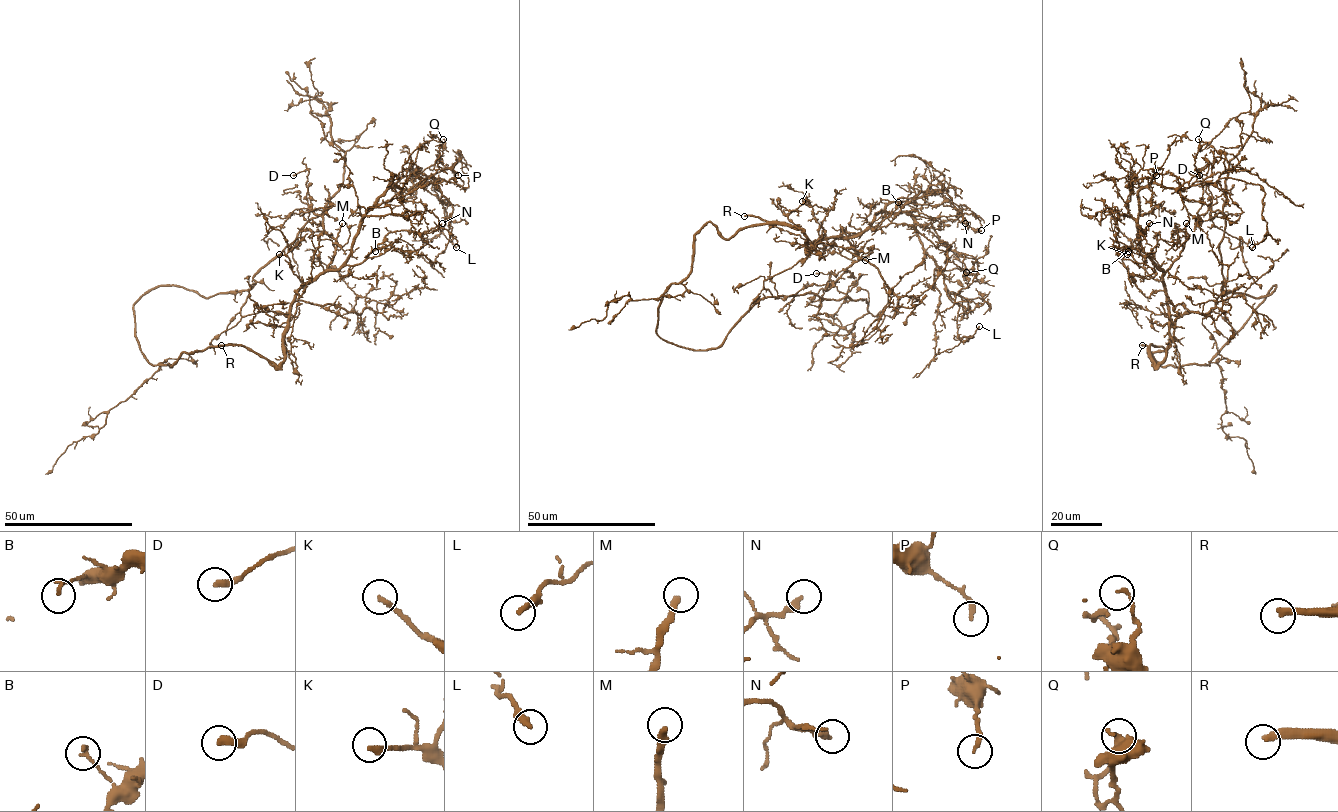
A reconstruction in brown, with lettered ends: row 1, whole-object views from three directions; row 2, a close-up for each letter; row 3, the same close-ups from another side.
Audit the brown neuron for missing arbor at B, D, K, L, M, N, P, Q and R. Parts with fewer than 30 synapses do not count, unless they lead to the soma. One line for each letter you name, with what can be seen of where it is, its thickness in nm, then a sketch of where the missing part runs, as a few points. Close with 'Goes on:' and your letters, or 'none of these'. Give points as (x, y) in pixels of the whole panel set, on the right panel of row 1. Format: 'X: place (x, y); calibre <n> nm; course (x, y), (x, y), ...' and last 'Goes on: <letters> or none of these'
K: place (1127, 254); calibre 220 nm; course (1127, 254), (1137, 265), (1142, 264)
M: place (1186, 223); calibre 280 nm; course (1186, 223), (1192, 184), (1180, 169), (1176, 153), (1153, 137), (1143, 124), (1108, 124), (1107, 131)
R: place (1142, 345); calibre 320 nm; course (1142, 345), (1149, 352), (1130, 341), (1120, 345), (1126, 341), (1125, 344)
Goes on: K, M, R

